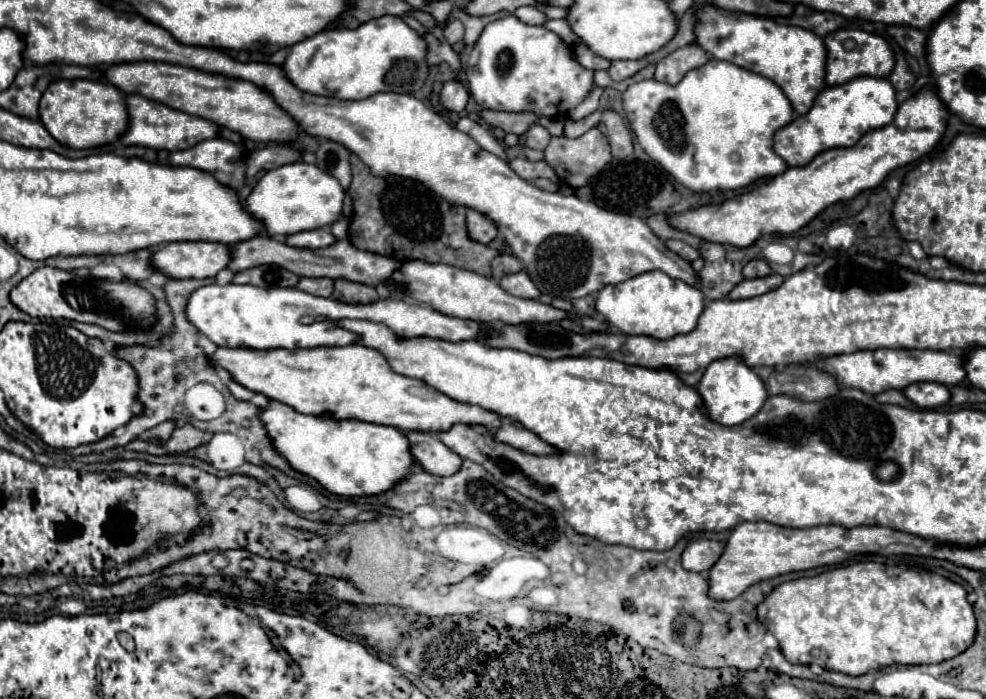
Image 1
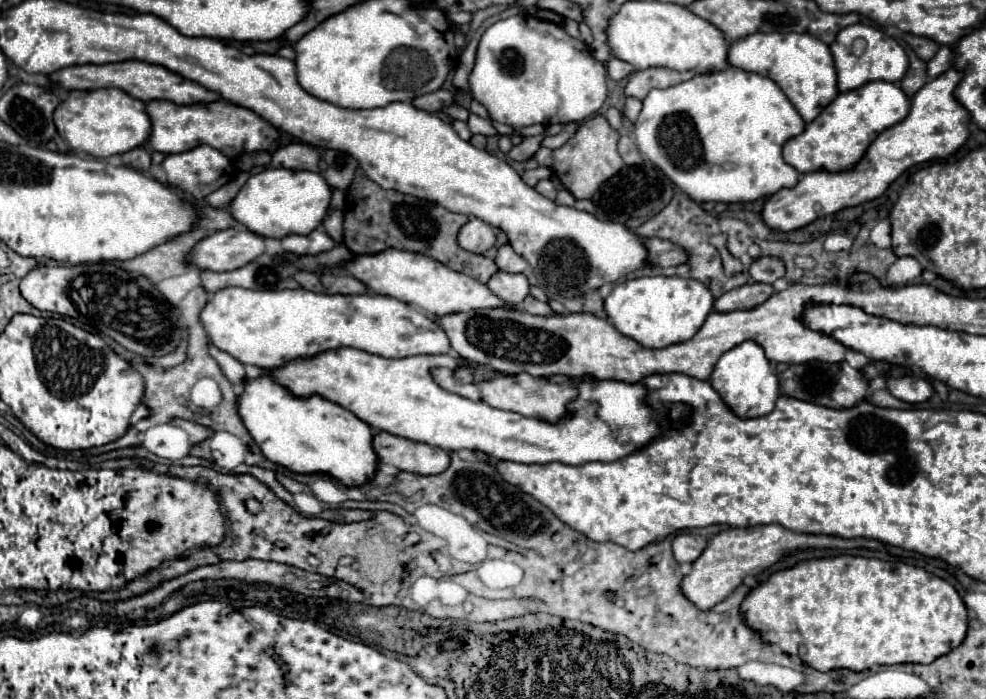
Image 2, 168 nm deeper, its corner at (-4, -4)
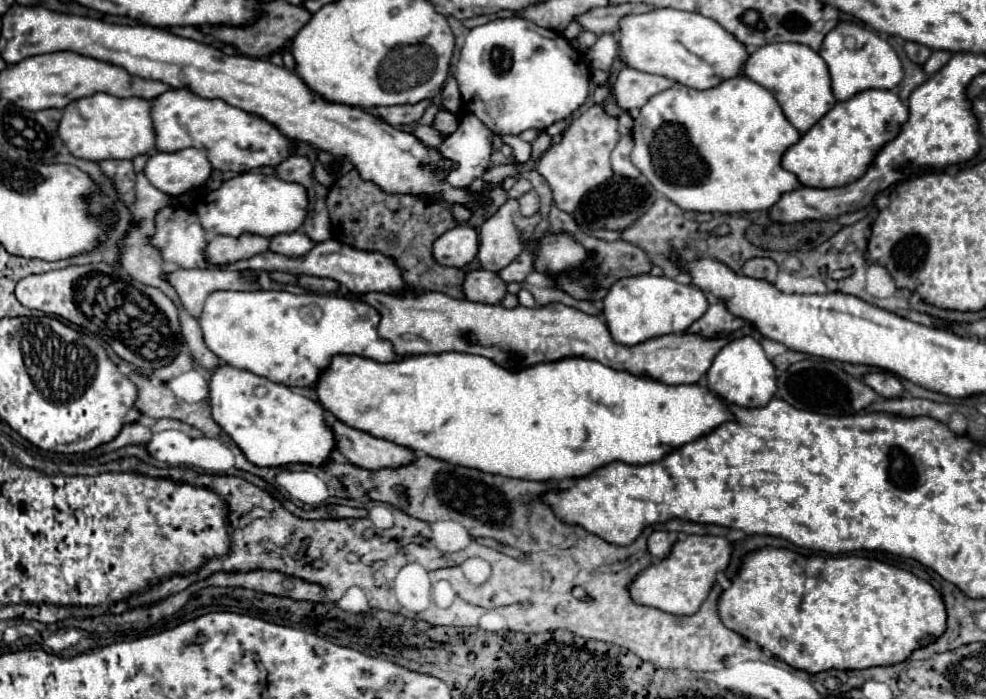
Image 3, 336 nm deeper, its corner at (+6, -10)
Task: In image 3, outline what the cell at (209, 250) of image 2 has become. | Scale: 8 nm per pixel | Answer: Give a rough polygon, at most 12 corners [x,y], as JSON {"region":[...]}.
{"region":[[217,235],[205,247],[209,265],[231,265],[269,249],[259,235]]}

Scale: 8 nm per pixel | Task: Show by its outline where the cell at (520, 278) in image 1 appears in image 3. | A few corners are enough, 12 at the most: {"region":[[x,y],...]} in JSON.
{"region":[[485,269],[469,271],[463,283],[469,301],[499,305],[507,283]]}

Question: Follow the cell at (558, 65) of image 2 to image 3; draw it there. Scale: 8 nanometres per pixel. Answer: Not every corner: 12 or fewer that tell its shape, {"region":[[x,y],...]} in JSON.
{"region":[[527,19],[469,31],[465,109],[495,135],[545,131],[589,97],[561,33]]}

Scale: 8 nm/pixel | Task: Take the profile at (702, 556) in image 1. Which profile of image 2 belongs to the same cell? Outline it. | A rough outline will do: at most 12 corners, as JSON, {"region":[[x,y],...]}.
{"region":[[691,533],[675,535],[671,547],[679,563],[693,563],[707,539]]}

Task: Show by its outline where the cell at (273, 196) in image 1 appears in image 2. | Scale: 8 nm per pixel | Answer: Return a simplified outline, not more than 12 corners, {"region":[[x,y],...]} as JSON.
{"region":[[267,167],[229,213],[257,235],[307,235],[327,213],[319,173]]}

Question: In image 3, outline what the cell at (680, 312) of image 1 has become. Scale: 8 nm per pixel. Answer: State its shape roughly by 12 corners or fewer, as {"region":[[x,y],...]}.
{"region":[[625,277],[603,299],[619,345],[683,333],[707,309],[701,289]]}

